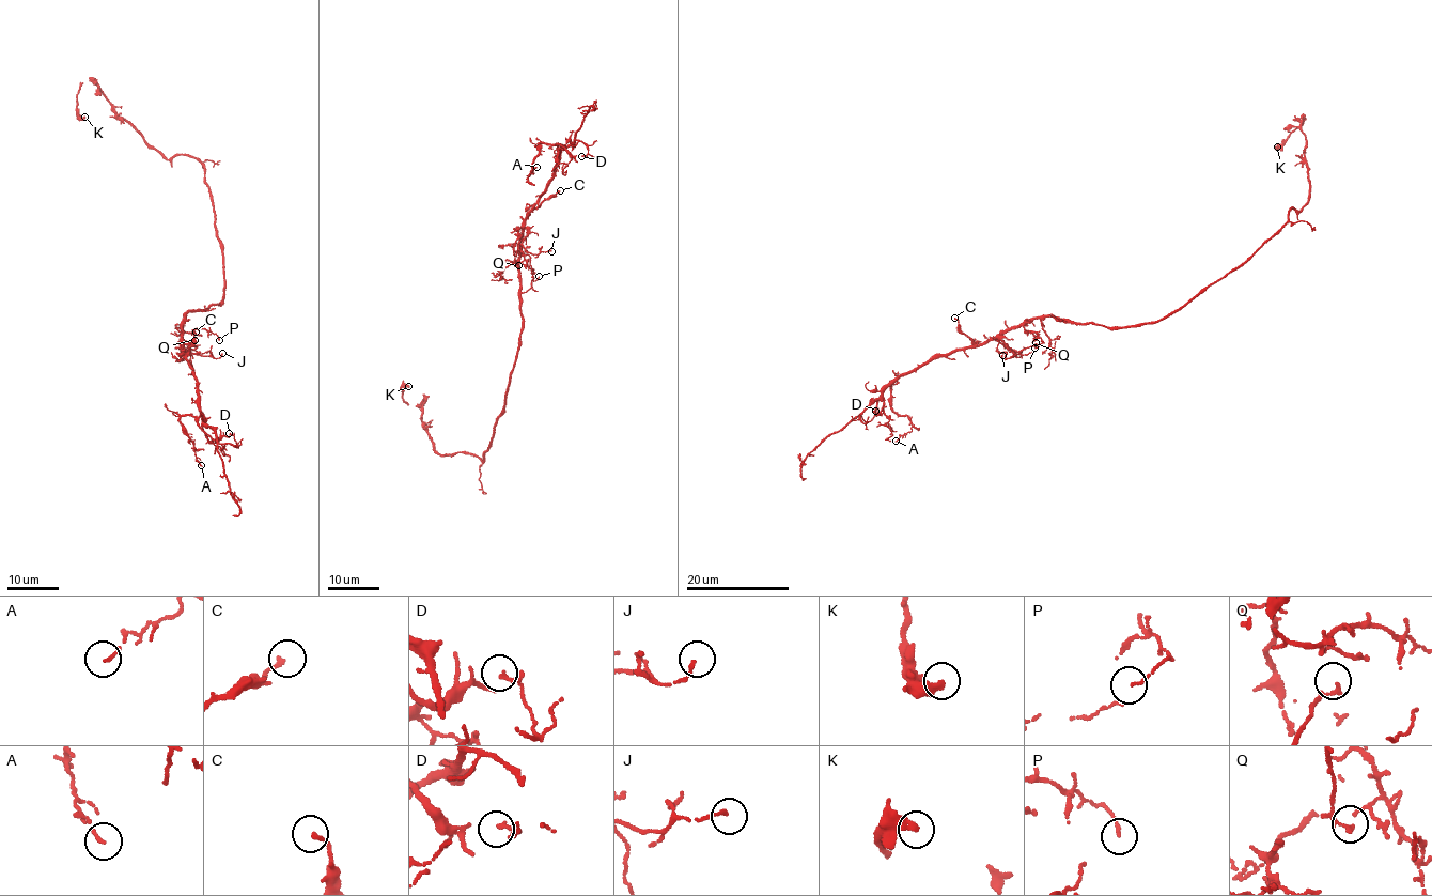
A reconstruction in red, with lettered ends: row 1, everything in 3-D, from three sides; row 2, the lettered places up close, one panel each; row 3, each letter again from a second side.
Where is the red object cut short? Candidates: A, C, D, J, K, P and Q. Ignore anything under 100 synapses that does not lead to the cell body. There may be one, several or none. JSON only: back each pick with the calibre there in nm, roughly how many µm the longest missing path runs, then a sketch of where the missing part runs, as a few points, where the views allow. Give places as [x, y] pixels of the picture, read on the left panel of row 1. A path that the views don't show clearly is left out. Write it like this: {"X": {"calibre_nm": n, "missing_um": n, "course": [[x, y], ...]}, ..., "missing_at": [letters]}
{"missing_at": []}

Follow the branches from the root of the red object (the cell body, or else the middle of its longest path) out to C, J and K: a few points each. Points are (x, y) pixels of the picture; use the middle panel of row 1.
C: (516, 354), (522, 319), (518, 245), (522, 229), (529, 212), (560, 190)
J: (516, 354), (522, 319), (518, 245), (522, 233), (527, 229), (522, 244), (526, 251), (538, 255), (551, 251)
K: (516, 354), (504, 407), (481, 462), (472, 453), (435, 452), (422, 410), (401, 395), (408, 386)

